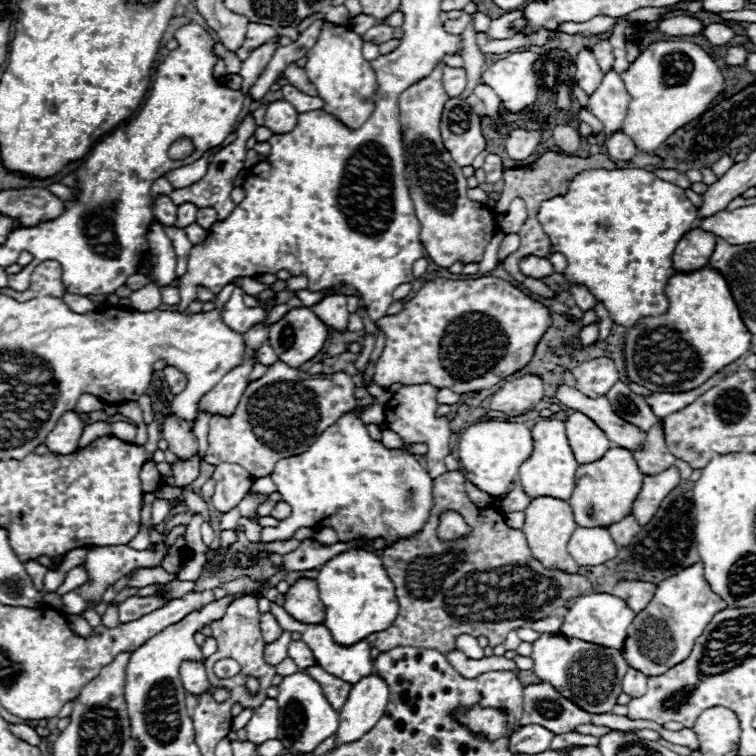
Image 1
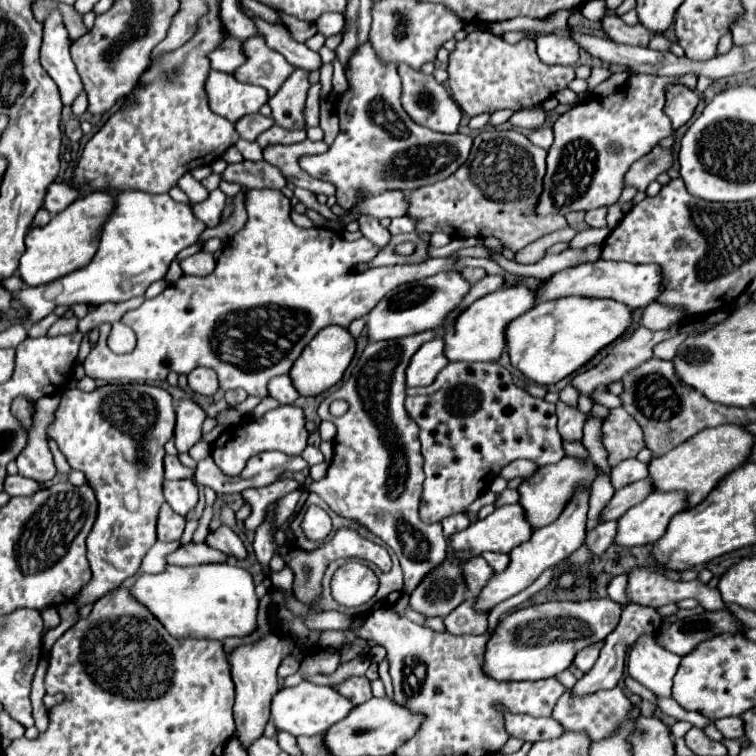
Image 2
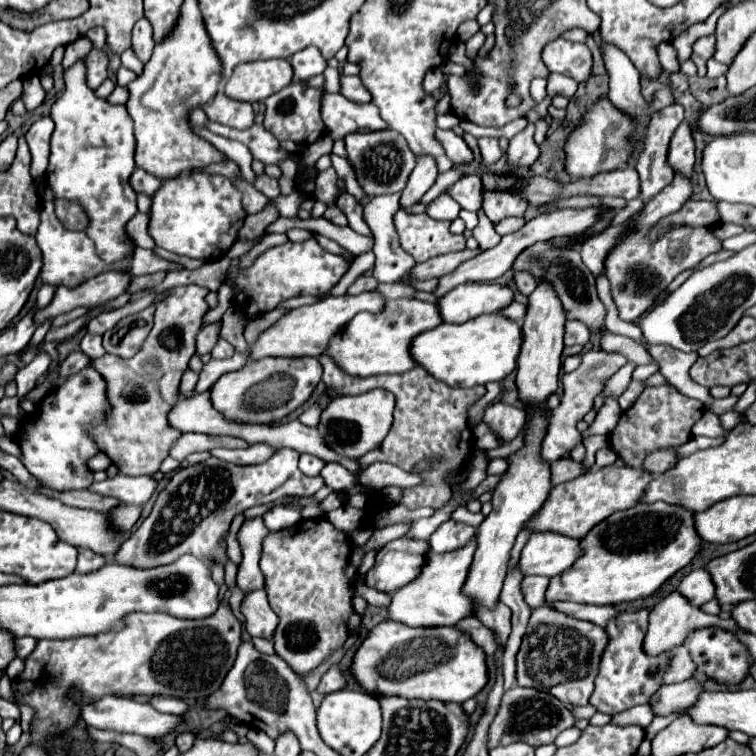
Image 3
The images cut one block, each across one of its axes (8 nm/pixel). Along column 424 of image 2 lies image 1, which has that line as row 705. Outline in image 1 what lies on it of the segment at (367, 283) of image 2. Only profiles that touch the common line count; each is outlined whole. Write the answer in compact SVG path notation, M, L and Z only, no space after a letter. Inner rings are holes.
M266 698L262 706L258 706L254 710L252 720L246 724L246 734L248 740L254 744L260 744L264 740L272 740L276 738L276 714L278 714L278 706L274 698Z

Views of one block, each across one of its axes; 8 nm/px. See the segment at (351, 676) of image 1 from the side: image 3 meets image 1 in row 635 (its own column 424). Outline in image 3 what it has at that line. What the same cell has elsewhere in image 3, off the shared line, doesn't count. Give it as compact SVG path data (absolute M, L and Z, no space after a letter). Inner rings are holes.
M416 298L386 300L382 312L356 314L342 332L332 336L324 354L332 356L332 360L336 360L336 364L340 364L340 368L344 368L344 372L350 376L368 378L376 374L408 372L414 368L414 360L410 356L412 338L420 332L436 328L440 322L438 308L432 302L422 302Z

